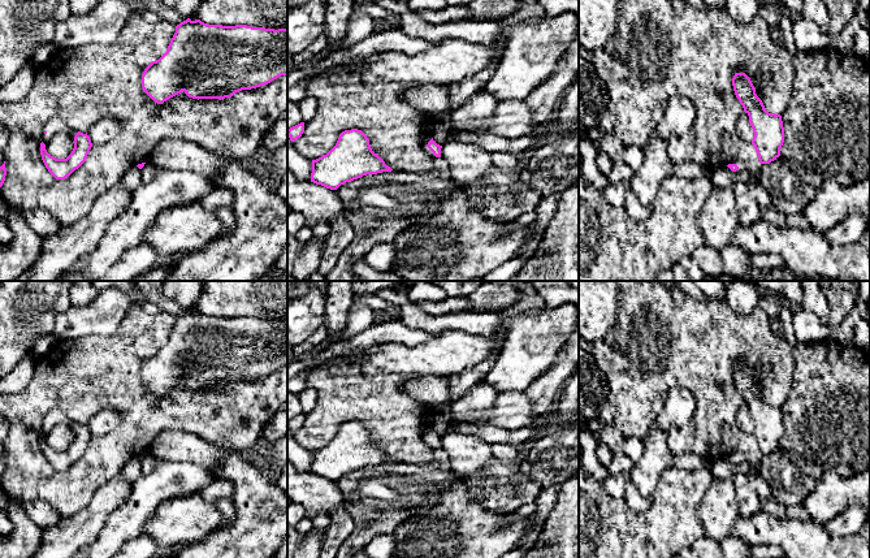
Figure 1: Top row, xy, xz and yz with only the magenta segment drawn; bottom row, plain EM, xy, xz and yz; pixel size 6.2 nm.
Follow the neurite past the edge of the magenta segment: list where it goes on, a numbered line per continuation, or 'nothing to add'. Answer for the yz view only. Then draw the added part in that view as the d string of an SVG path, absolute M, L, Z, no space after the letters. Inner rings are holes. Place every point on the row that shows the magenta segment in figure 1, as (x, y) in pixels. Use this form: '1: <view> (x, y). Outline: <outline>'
nothing to add

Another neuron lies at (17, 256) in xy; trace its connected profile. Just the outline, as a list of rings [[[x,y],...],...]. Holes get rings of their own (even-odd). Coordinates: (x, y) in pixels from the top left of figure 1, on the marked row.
[[[23,212],[13,213],[5,222],[13,239],[0,250],[0,281],[14,281],[36,261],[43,237],[29,226]]]

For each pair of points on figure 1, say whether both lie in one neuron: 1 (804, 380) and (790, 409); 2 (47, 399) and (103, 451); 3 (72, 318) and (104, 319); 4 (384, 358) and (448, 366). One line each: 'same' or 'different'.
1: same
2: same
3: same
4: same

